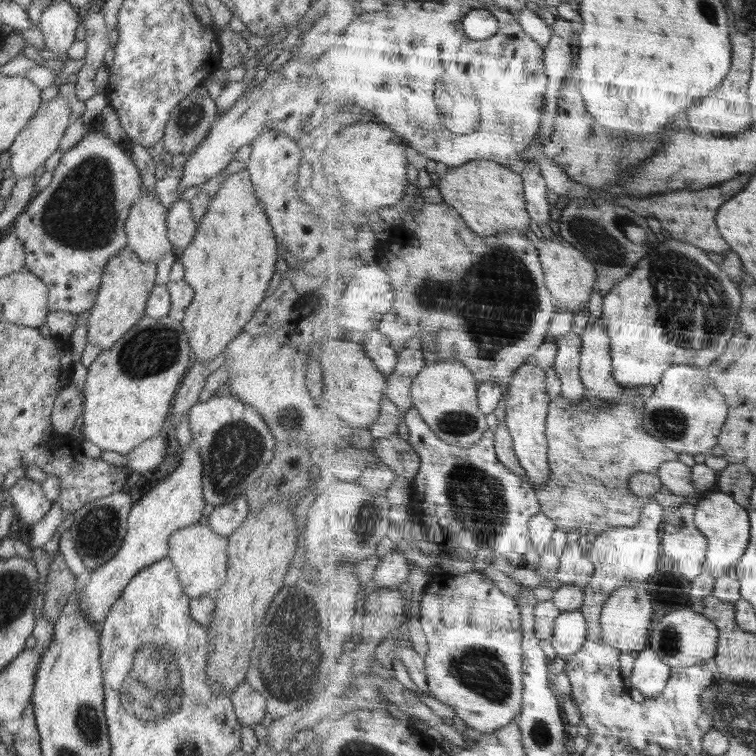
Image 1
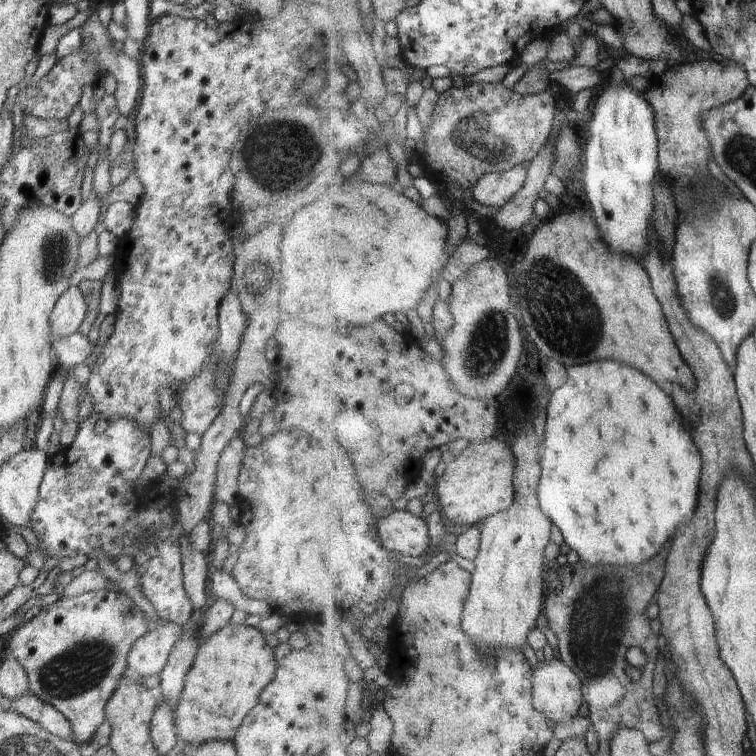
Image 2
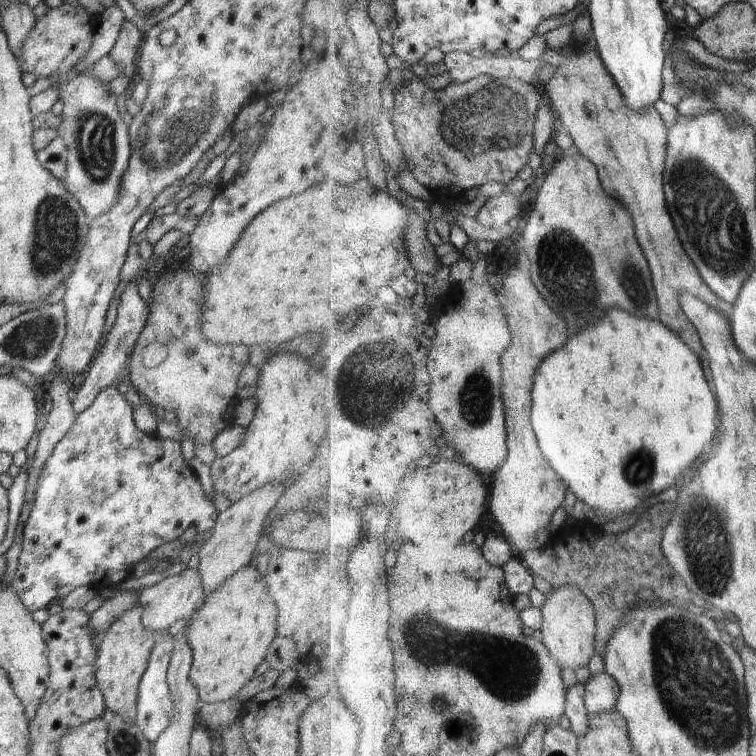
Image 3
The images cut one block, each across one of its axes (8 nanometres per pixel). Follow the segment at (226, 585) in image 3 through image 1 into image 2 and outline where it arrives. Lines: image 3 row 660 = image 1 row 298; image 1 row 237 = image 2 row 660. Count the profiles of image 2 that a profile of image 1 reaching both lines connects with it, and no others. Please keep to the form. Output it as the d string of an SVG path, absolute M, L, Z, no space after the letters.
M228 624L210 638L198 640L198 652L186 672L174 724L177 738L193 748L212 740L233 741L244 717L276 674L273 648L256 627Z

